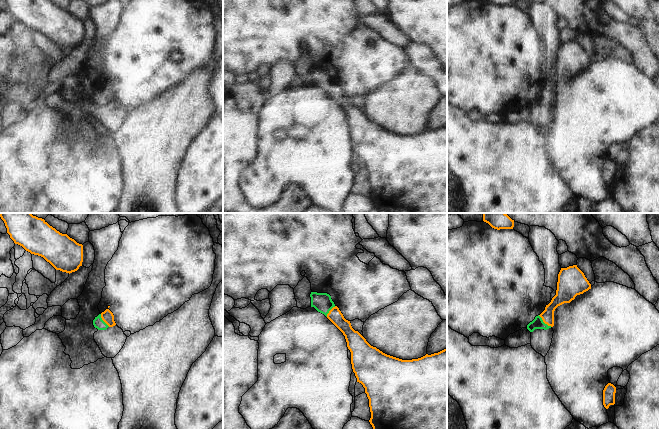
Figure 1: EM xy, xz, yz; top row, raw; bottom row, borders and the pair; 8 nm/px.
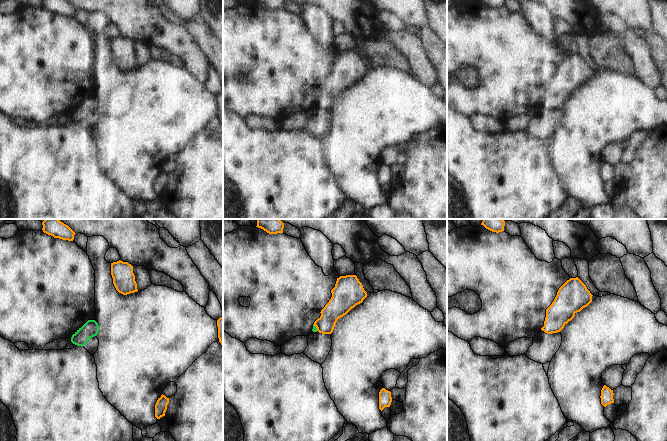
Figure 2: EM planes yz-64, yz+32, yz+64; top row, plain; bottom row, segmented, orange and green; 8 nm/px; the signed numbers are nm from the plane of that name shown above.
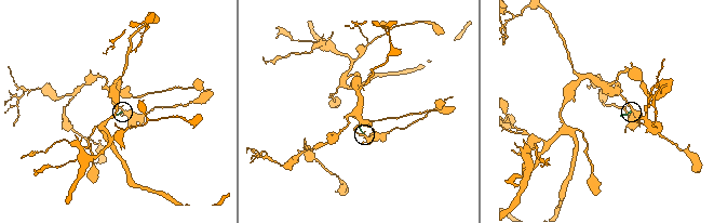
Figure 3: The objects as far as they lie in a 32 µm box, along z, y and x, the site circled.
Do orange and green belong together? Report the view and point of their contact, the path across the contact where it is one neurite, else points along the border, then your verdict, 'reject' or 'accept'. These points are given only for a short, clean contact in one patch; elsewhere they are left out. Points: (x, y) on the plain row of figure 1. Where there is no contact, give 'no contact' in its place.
meets orange in yz at (544, 98); runs through yz (561, 73), (549, 85), (544, 98), (537, 99); accept

